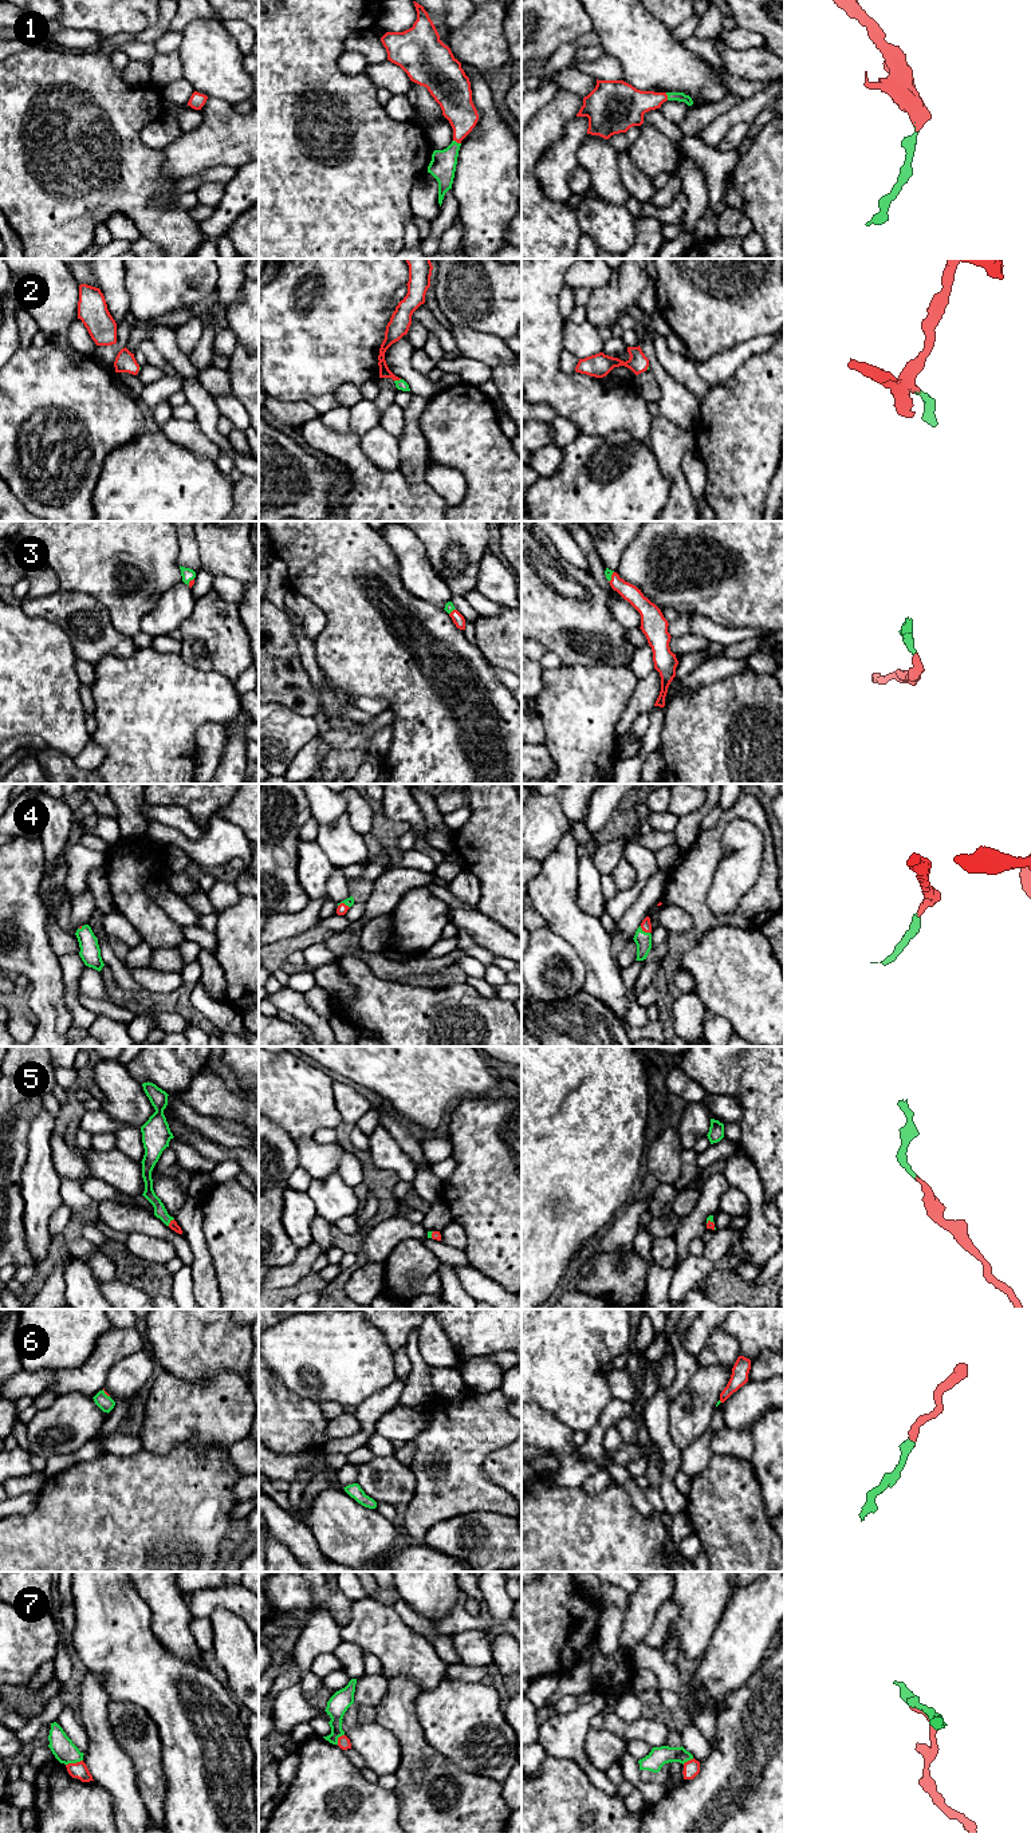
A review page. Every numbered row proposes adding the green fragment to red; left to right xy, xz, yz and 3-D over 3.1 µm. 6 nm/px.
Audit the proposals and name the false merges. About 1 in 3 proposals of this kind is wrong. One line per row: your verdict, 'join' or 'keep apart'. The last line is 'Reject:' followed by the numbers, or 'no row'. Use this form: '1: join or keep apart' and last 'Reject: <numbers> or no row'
1: join
2: join
3: join
4: join
5: join
6: join
7: keep apart
Reject: 7

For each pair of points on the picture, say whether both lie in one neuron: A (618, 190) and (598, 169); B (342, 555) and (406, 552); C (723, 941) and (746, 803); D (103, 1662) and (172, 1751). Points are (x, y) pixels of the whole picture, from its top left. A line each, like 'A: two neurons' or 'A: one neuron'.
A: one neuron
B: two neurons
C: two neurons
D: one neuron

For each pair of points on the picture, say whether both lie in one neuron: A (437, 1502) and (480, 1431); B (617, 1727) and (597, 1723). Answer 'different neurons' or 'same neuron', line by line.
A: same neuron
B: different neurons

